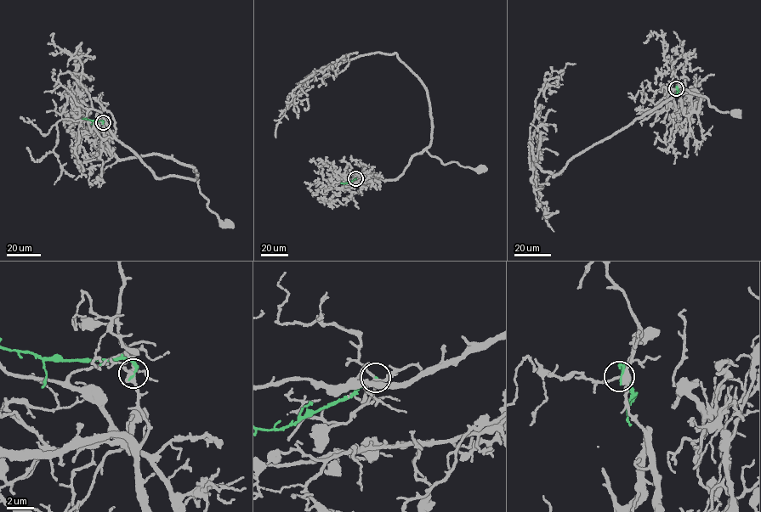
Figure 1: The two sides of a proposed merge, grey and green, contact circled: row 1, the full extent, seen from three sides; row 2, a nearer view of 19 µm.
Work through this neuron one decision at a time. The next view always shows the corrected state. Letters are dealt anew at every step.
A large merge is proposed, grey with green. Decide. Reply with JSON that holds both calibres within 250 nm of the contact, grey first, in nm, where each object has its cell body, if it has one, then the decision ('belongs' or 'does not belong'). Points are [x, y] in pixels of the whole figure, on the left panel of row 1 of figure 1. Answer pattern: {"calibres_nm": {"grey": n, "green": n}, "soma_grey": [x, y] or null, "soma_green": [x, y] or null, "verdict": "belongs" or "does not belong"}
{"calibres_nm": {"grey": 340, "green": 190}, "soma_grey": [228, 223], "soma_green": null, "verdict": "does not belong"}

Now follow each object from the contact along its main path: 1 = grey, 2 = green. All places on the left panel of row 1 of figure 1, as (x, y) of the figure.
1: (103, 122), (104, 138), (112, 156), (125, 159), (158, 154), (192, 165), (208, 208), (219, 219), (230, 222)
2: (103, 122), (82, 119)

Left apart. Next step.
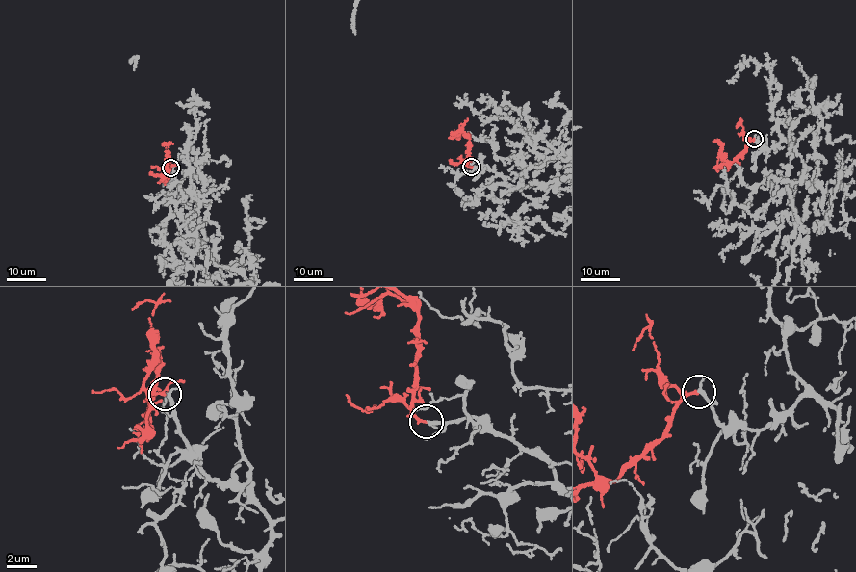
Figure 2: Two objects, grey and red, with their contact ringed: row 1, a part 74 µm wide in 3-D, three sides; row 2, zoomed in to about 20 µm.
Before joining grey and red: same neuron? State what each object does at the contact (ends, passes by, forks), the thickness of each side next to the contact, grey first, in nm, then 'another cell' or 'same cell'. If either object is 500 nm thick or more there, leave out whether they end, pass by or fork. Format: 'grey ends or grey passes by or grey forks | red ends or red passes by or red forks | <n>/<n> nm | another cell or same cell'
grey passes by | red passes by | 190/140 nm | same cell

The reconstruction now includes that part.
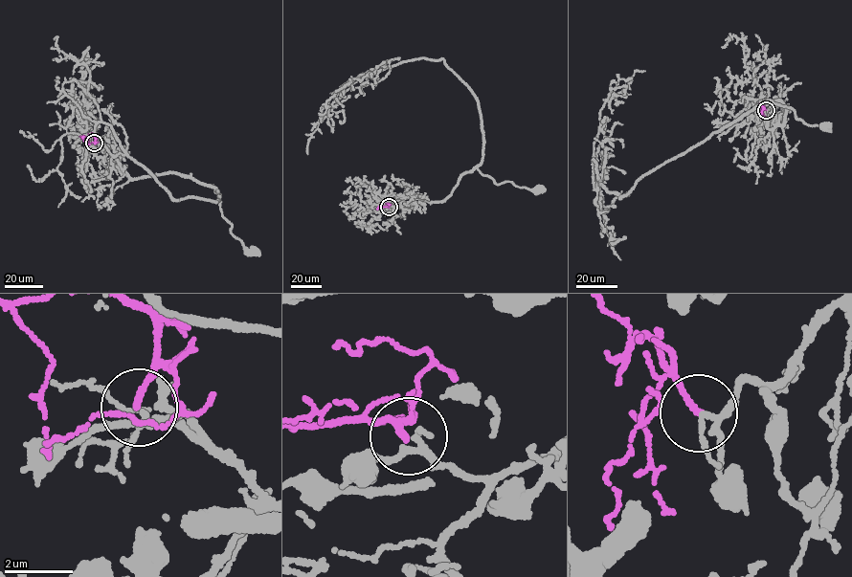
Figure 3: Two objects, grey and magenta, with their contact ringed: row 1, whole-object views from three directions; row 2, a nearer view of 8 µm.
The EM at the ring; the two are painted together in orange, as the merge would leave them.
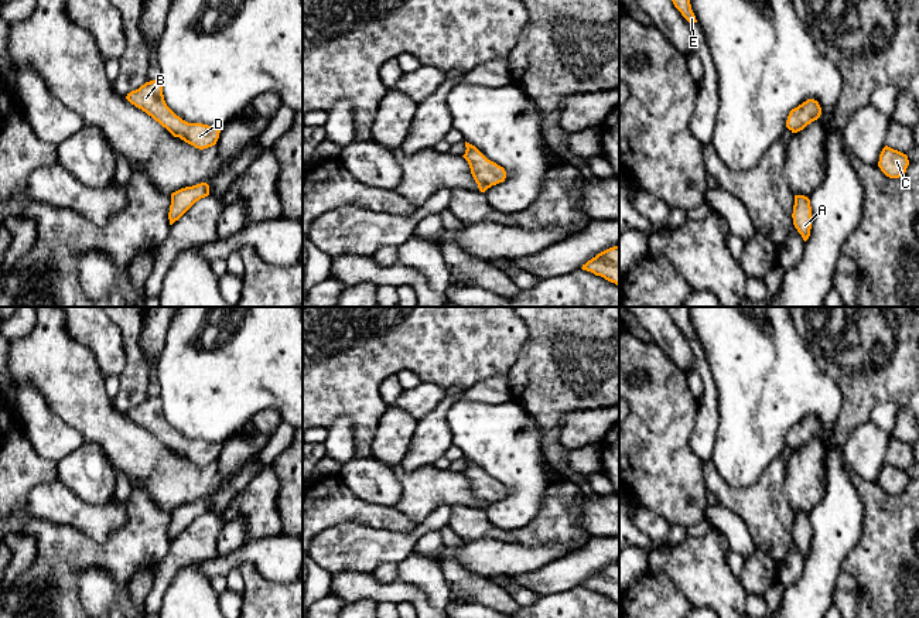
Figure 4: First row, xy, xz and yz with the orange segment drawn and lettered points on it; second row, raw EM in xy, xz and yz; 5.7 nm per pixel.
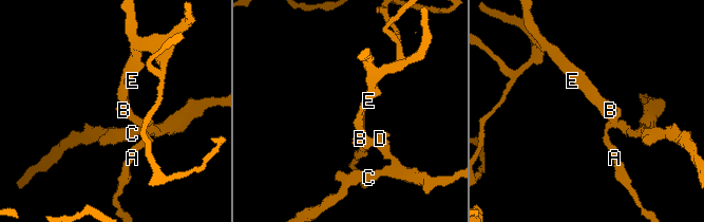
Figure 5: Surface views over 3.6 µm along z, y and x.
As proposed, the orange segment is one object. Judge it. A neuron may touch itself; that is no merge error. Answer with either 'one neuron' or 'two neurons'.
one neuron

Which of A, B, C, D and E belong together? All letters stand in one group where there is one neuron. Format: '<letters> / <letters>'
A B C D E

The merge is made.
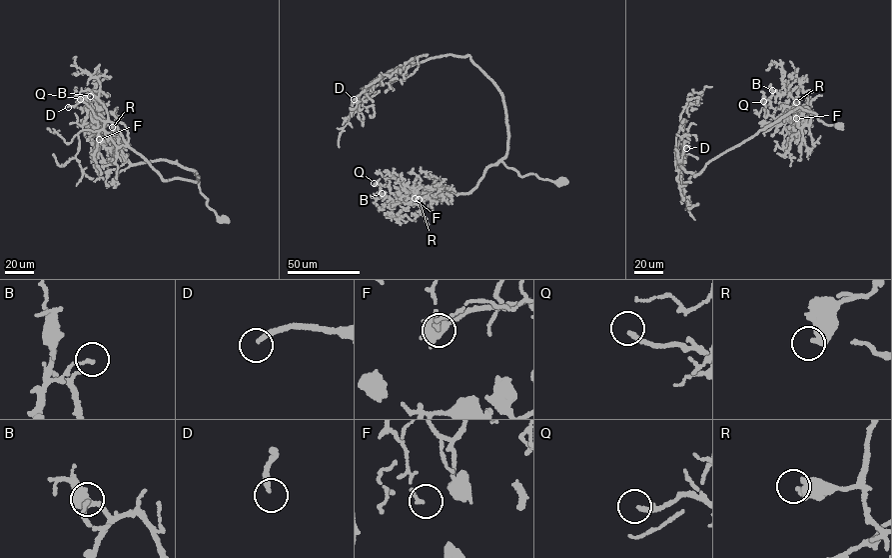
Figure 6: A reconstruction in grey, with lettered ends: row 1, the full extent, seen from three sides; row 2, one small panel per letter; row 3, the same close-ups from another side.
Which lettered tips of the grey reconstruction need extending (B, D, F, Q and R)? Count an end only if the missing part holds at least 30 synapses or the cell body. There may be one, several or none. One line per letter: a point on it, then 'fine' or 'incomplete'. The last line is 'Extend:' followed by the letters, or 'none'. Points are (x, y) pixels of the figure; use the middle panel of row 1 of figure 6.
B: at (382, 193); fine
D: at (354, 99); incomplete
F: at (415, 198); fine
Q: at (374, 183); fine
R: at (419, 199); incomplete
Extend: D, R

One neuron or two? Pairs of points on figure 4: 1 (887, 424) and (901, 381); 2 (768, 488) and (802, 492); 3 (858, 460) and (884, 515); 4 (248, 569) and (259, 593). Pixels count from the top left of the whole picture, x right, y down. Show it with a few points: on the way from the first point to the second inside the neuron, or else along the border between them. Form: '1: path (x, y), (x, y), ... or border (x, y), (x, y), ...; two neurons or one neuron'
1: border (897, 405), (880, 403), (867, 419); two neurons
2: border (786, 461), (783, 492), (795, 511); two neurons
3: border (849, 467), (860, 478), (877, 481); two neurons
4: path (250, 574), (256, 587); one neuron

